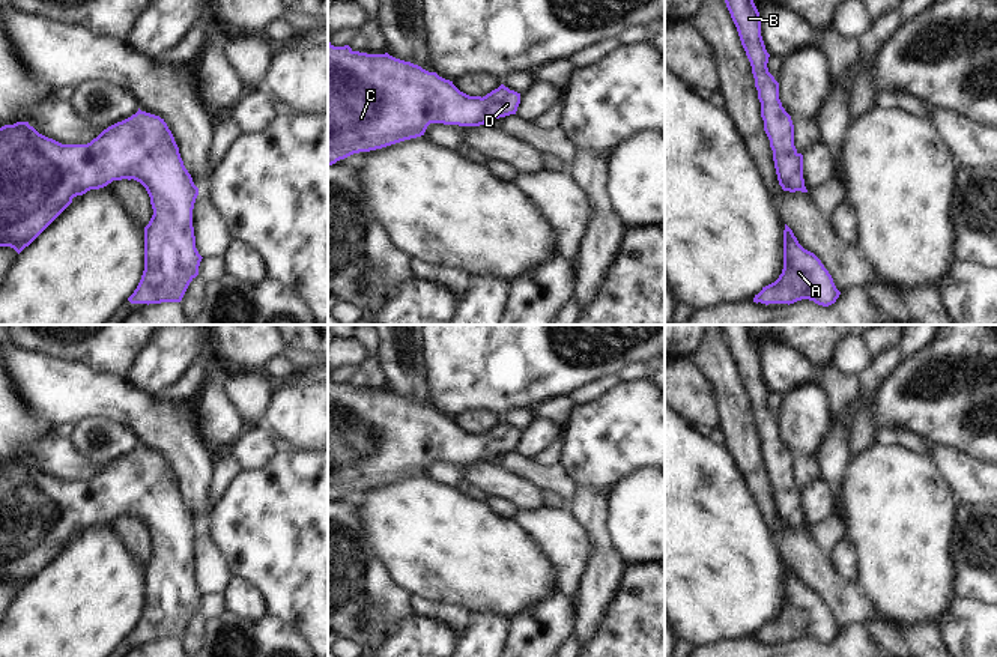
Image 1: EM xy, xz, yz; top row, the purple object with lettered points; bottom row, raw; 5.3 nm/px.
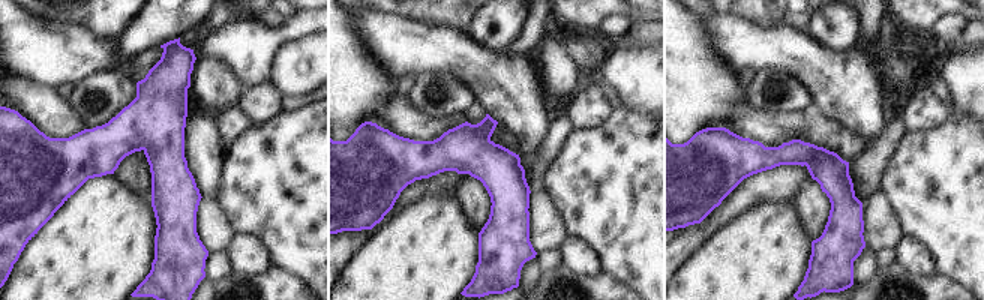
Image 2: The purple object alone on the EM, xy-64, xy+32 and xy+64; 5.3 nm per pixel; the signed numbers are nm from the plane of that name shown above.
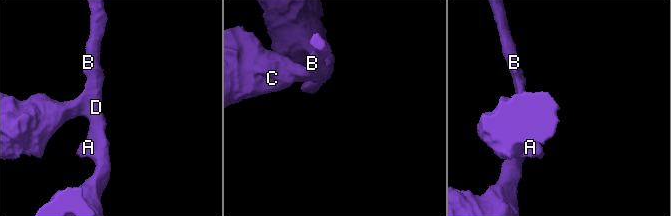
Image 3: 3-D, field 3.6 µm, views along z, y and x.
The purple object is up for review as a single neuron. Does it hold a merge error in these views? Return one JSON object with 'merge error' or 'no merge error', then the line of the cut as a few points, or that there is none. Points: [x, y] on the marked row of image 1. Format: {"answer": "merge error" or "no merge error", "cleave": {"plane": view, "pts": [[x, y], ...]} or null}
{"answer": "no merge error", "cleave": null}

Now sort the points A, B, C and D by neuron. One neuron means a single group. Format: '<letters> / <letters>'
A B C D

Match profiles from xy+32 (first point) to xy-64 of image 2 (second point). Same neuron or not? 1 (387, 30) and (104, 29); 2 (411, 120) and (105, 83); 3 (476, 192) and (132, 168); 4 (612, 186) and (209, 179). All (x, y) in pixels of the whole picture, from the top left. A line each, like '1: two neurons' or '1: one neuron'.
1: two neurons
2: two neurons
3: one neuron
4: two neurons

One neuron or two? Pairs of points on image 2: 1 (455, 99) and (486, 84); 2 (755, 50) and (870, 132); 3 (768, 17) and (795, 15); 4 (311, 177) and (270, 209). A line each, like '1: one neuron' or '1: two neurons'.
1: two neurons
2: one neuron
3: one neuron
4: one neuron

